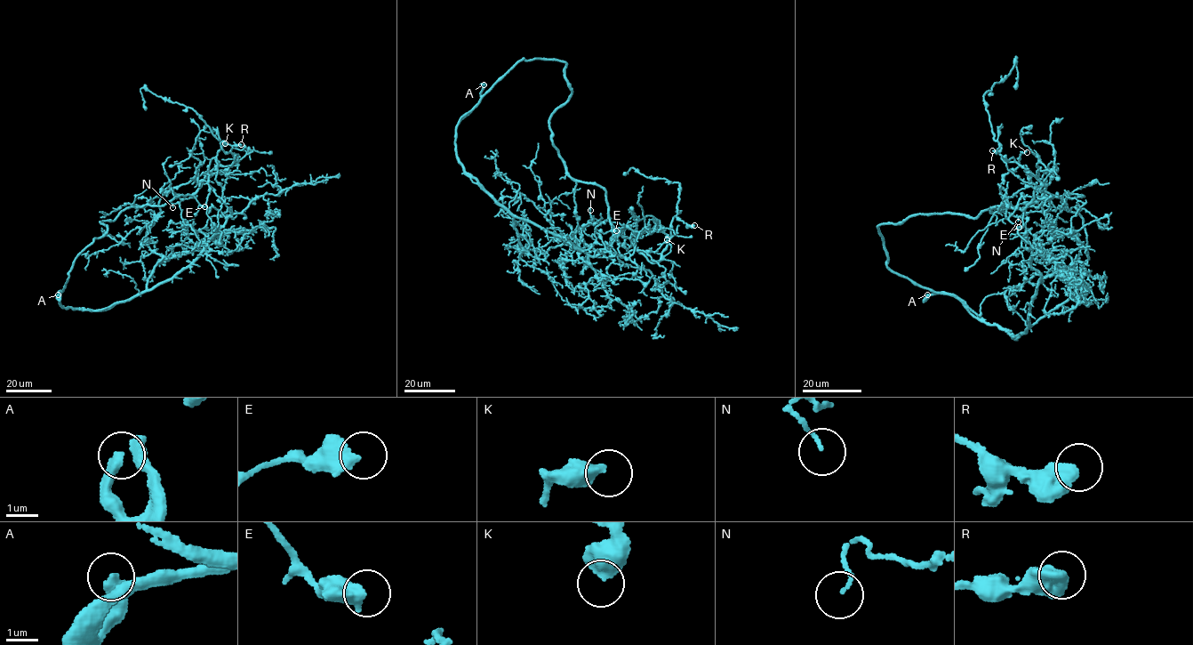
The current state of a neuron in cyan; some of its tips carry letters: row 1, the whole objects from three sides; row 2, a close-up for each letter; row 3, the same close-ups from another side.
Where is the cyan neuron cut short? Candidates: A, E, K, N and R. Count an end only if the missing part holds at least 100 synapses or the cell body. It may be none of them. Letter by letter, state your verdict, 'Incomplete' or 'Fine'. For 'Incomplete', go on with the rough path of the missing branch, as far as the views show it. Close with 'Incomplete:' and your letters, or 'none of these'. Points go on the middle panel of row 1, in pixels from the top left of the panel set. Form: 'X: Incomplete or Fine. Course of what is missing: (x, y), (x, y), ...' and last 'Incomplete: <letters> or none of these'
A: Incomplete
E: Fine
K: Fine
N: Fine
R: Fine
Incomplete: A

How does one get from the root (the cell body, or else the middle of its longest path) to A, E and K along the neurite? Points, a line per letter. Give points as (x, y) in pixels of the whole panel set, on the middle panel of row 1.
A: (596, 255), (579, 250), (559, 237), (516, 216), (465, 171), (457, 156), (456, 129), (479, 100), (484, 84)
E: (596, 255), (609, 251), (628, 257), (650, 220), (657, 221), (652, 230), (630, 237), (611, 225), (616, 230)
K: (596, 255), (609, 251), (628, 257), (651, 219), (657, 220), (655, 229), (667, 239)

